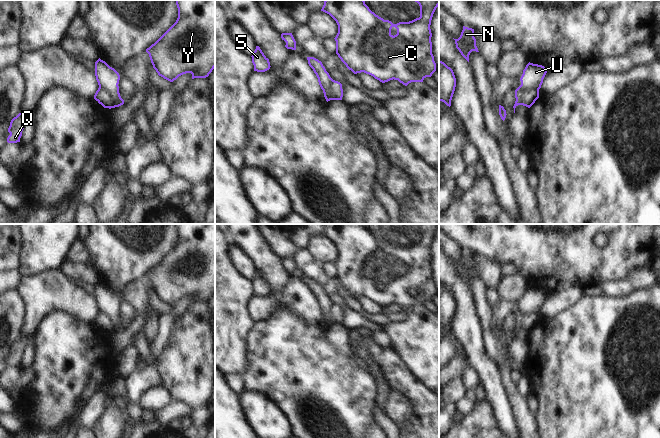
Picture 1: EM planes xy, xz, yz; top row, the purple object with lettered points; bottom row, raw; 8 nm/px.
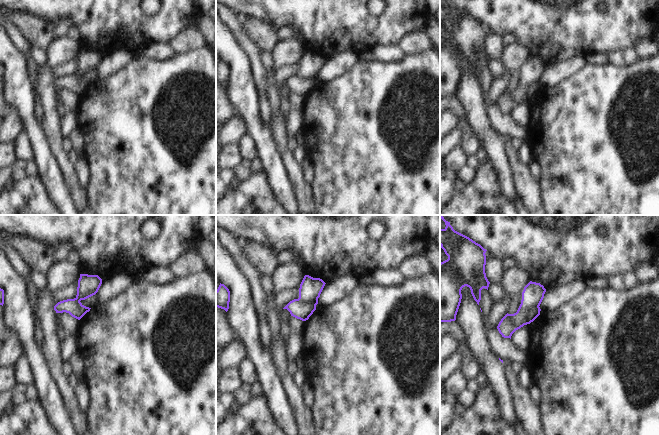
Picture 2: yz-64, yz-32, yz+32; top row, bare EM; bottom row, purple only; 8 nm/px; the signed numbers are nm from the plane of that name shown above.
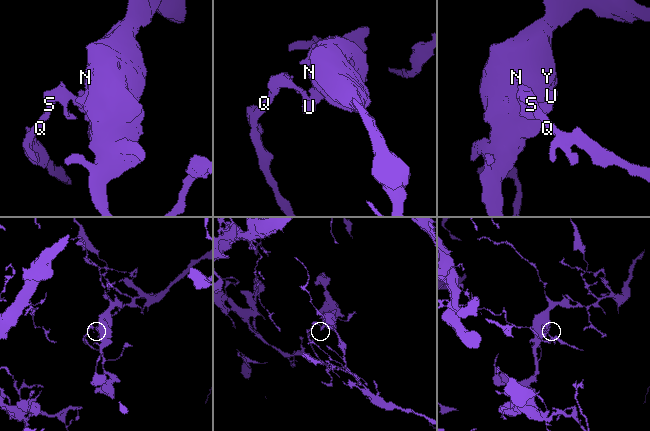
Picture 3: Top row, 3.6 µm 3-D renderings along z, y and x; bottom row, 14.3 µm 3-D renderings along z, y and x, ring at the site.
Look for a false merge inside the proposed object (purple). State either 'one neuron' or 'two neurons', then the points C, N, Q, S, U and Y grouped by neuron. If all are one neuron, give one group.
two neurons; C N U Y / Q S

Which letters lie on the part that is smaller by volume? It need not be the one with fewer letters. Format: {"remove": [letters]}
{"remove": ["Q", "S"]}

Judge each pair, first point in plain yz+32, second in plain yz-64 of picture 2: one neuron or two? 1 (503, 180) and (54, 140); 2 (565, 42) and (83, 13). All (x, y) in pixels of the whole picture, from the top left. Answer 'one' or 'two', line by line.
1: two
2: one

